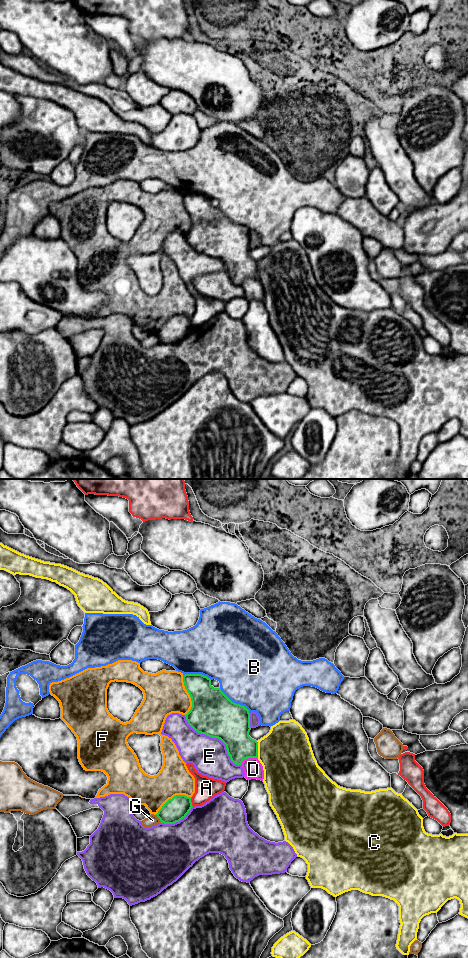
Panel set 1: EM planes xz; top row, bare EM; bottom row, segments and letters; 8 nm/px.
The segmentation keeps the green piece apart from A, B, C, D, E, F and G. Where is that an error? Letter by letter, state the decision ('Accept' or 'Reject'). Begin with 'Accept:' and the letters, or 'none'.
Accept: none
A: Reject
B: Reject
C: Reject
D: Reject
E: Reject
F: Reject
G: Reject

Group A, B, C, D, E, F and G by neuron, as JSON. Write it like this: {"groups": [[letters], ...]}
{"groups": [["A"], ["B", "E"], ["C"], ["D"], ["F"], ["G"]]}

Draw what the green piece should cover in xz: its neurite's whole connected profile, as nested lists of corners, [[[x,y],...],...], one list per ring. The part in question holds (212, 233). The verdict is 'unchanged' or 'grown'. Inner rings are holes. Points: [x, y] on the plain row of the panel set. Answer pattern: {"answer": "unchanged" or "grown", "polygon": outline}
{"answer": "unchanged", "polygon": [[[185,194],[183,202],[192,221],[192,227],[185,235],[188,244],[198,253],[220,259],[226,265],[231,281],[236,285],[241,285],[247,278],[258,278],[258,262],[249,256],[251,250],[249,230],[232,222],[220,208],[214,208],[207,196]]]}

